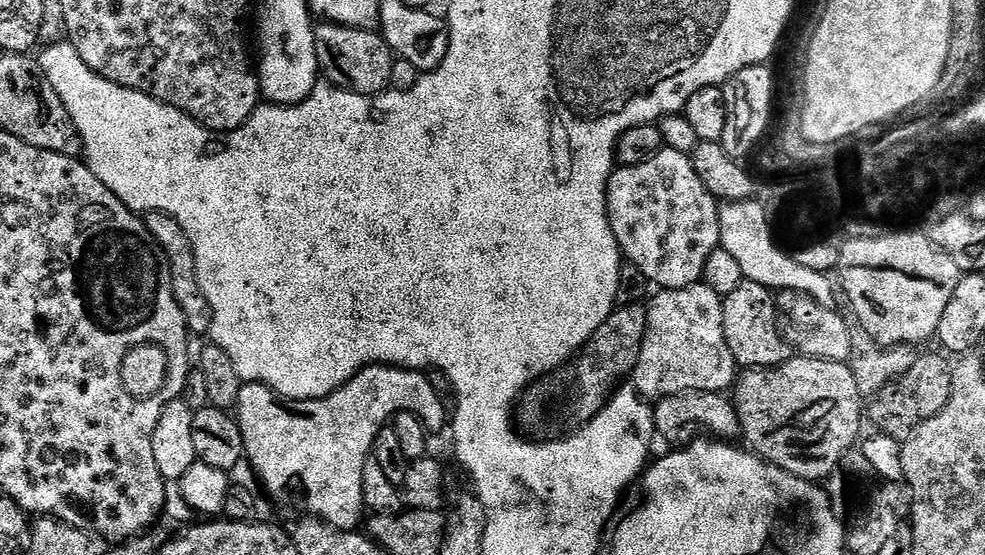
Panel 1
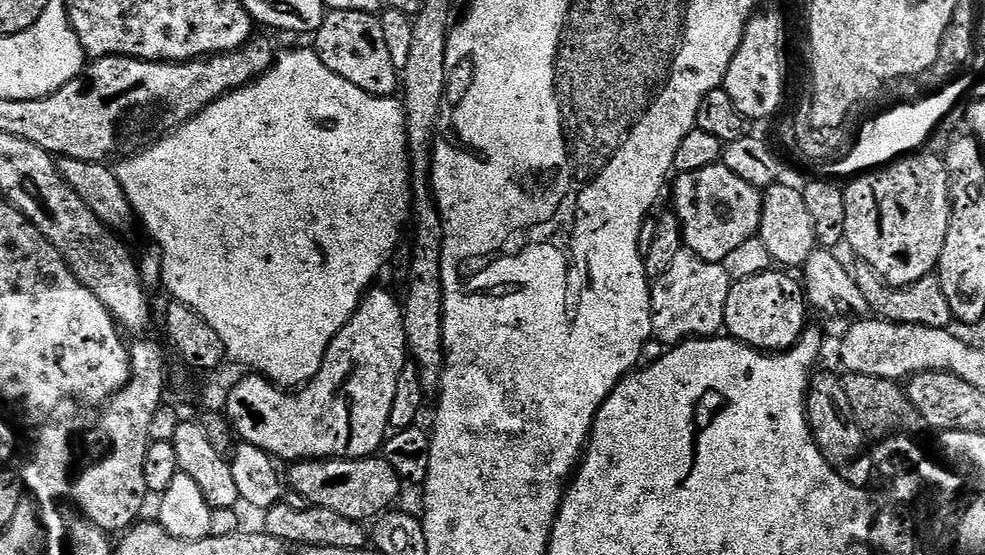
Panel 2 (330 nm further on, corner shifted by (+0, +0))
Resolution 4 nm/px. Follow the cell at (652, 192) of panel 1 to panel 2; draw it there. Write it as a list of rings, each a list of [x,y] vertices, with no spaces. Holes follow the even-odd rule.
[[[723,162],[706,166],[706,170],[679,173],[675,179],[671,207],[680,220],[682,244],[687,251],[711,264],[723,264],[737,246],[759,233],[761,189],[742,182]]]

